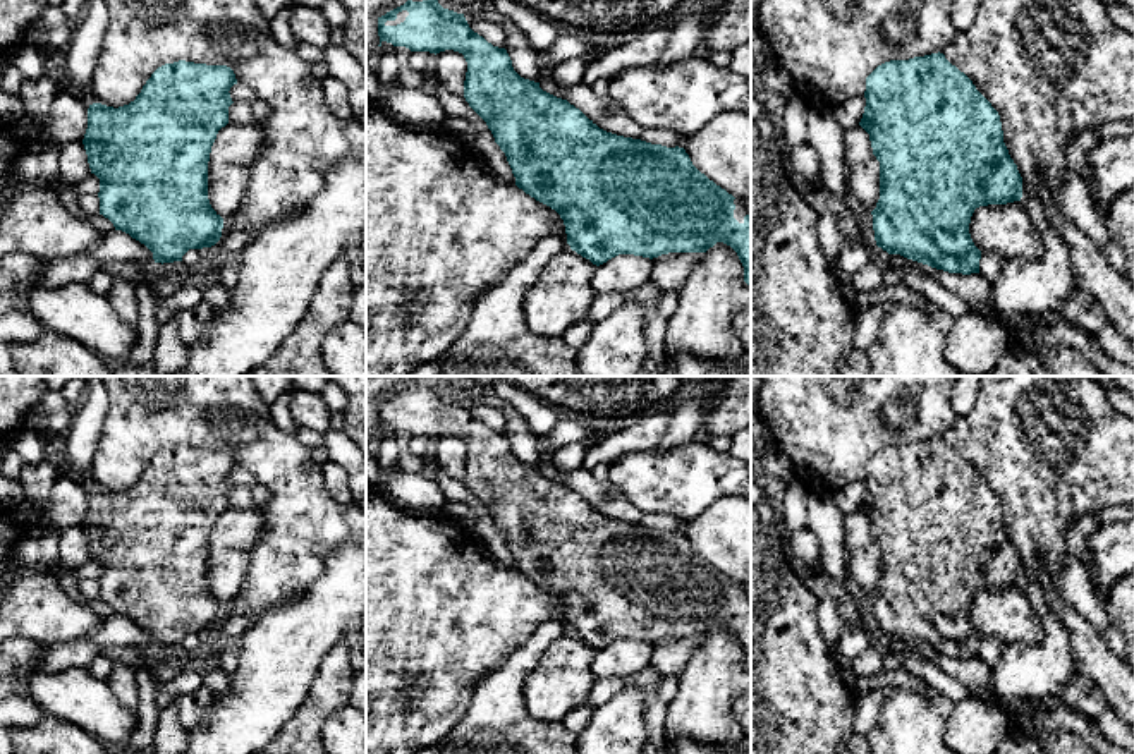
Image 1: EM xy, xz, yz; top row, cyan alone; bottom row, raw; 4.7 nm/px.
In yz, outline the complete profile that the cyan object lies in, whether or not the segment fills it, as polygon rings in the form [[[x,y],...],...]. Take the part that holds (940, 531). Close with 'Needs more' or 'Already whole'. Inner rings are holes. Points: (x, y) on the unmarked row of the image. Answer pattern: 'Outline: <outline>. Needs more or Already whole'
Outline: [[[940,436],[878,450],[866,462],[864,483],[859,510],[869,519],[873,539],[880,546],[880,584],[871,596],[876,630],[888,639],[900,639],[948,658],[979,658],[981,635],[969,618],[974,594],[1022,582],[1022,562],[1003,527],[998,496]]]. Already whole

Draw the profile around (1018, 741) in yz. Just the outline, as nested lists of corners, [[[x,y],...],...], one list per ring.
[[[1009,728],[1007,737],[995,754],[1098,754],[1082,737],[1074,732],[1048,733],[1041,739],[1033,739],[1022,728]]]

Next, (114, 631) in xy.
[[[113,613],[101,618],[96,629],[81,639],[46,646],[38,654],[33,673],[88,668],[105,646],[131,646],[141,651],[155,648],[153,637],[144,629]]]

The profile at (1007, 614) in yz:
[[[1021,586],[976,593],[969,618],[979,635],[997,635],[1007,646],[1045,637],[1041,618]]]

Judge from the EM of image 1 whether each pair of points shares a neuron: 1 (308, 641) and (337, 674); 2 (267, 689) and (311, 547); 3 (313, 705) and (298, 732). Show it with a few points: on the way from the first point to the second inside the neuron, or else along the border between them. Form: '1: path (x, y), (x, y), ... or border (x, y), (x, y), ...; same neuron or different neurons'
1: border (344, 639), (322, 660), (308, 696); different neurons
2: border (323, 569), (291, 601), (258, 614); different neurons
3: path (313, 711), (304, 725); same neuron

